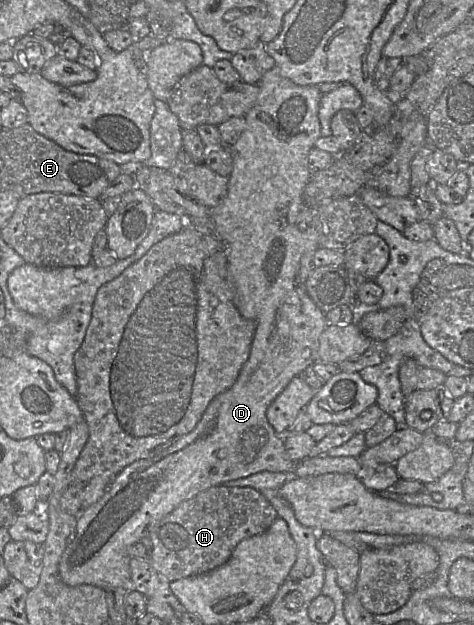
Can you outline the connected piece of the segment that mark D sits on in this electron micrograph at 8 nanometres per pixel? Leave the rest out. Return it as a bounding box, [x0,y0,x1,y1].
[59,67,361,592]

